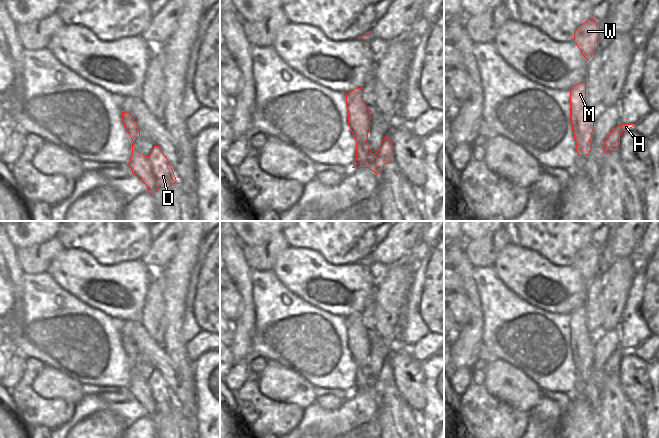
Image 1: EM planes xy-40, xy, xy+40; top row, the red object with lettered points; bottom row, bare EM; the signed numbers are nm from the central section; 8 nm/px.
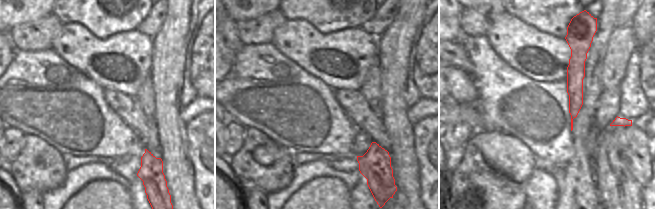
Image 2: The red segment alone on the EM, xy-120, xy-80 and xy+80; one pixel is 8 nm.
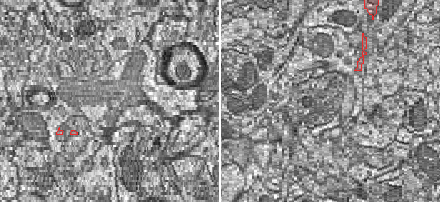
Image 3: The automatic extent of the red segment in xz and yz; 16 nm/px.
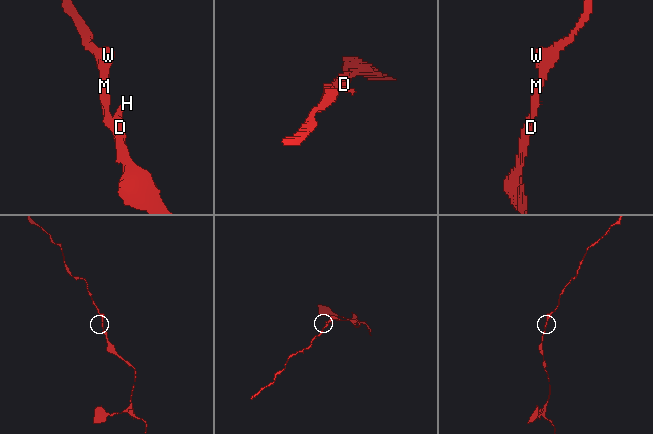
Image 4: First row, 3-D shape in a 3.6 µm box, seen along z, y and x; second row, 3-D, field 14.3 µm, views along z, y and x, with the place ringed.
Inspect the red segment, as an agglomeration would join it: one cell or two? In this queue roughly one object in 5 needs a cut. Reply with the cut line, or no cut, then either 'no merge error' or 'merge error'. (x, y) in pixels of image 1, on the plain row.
cut none; no merge error

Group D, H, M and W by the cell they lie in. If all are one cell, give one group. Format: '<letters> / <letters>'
D H M W

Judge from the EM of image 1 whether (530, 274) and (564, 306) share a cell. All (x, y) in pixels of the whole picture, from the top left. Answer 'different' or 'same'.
same

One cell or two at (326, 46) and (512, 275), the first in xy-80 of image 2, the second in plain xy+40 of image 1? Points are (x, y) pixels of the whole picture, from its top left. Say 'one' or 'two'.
one

